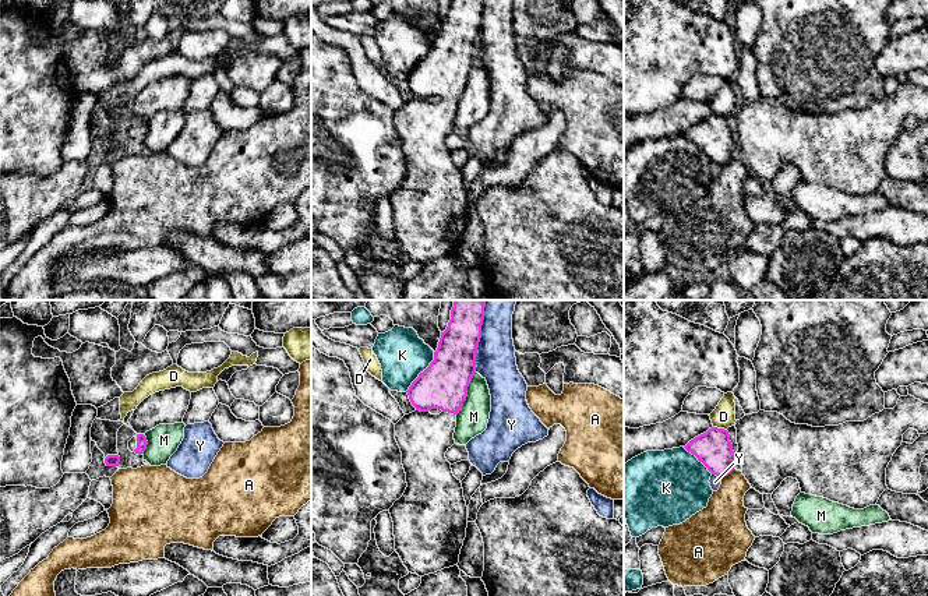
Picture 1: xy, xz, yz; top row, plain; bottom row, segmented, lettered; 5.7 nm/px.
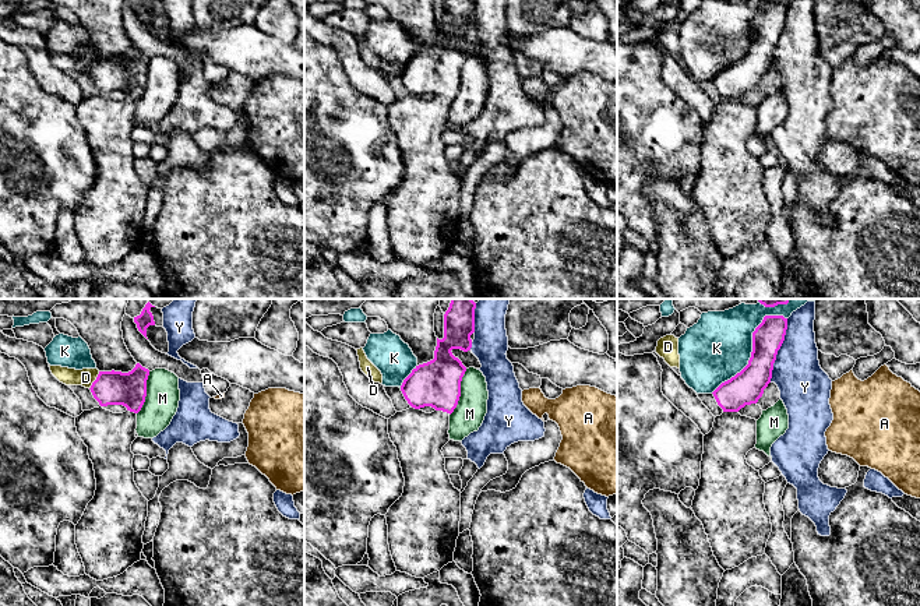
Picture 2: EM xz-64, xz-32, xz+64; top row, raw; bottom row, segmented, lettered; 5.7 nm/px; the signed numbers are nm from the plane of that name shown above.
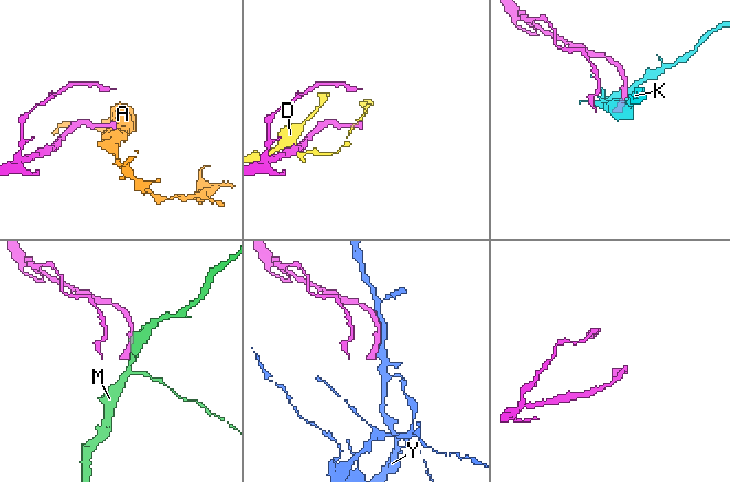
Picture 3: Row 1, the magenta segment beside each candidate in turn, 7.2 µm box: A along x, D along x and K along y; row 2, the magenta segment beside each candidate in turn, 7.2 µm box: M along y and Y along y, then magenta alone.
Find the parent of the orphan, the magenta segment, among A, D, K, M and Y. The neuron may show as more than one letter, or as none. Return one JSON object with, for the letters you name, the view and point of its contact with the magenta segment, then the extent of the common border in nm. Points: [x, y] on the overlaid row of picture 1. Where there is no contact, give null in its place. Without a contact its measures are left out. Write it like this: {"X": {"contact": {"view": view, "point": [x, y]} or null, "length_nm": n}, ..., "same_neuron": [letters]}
{"same_neuron": []}

